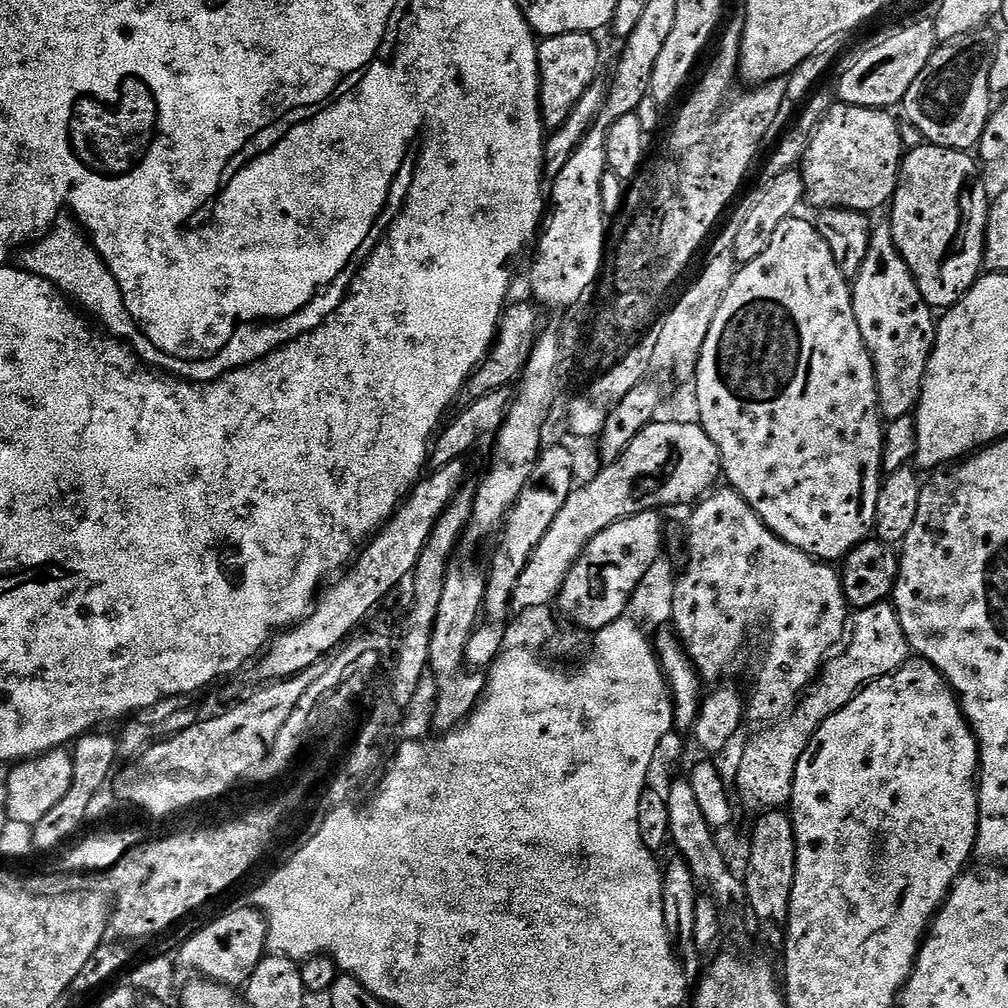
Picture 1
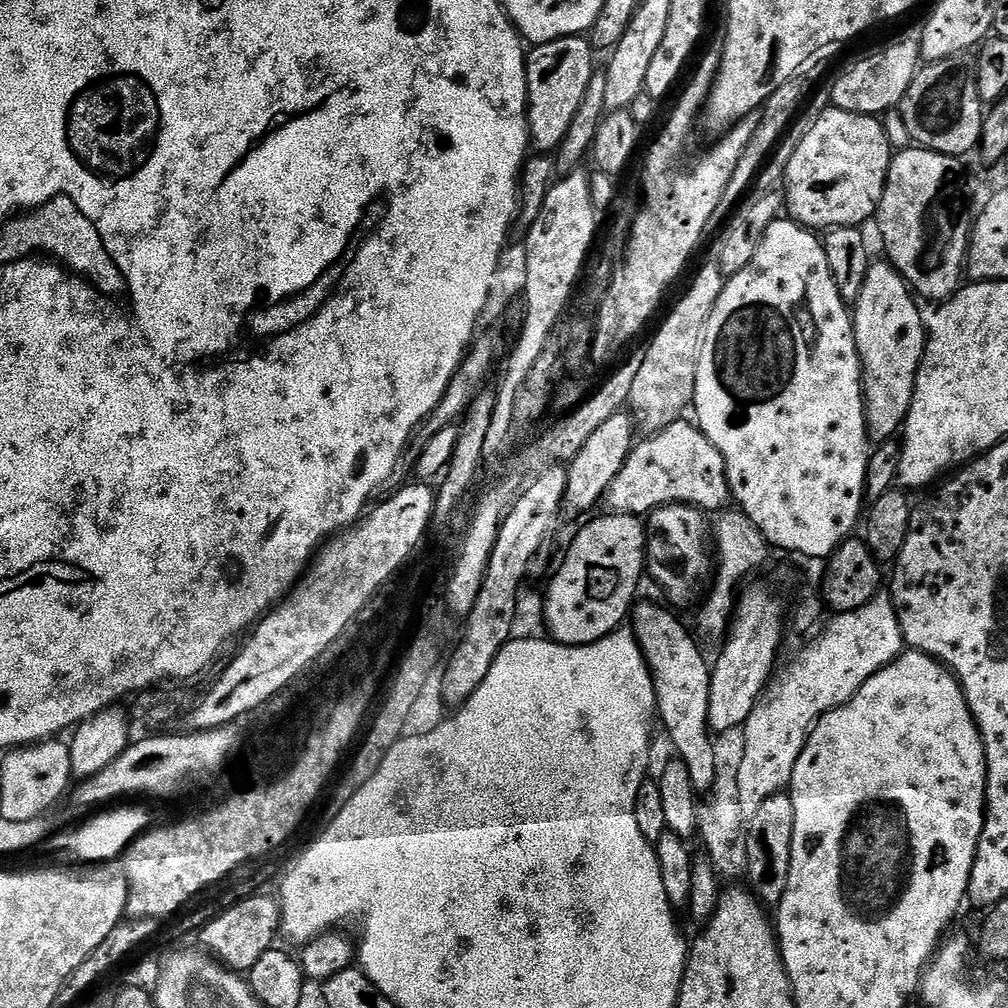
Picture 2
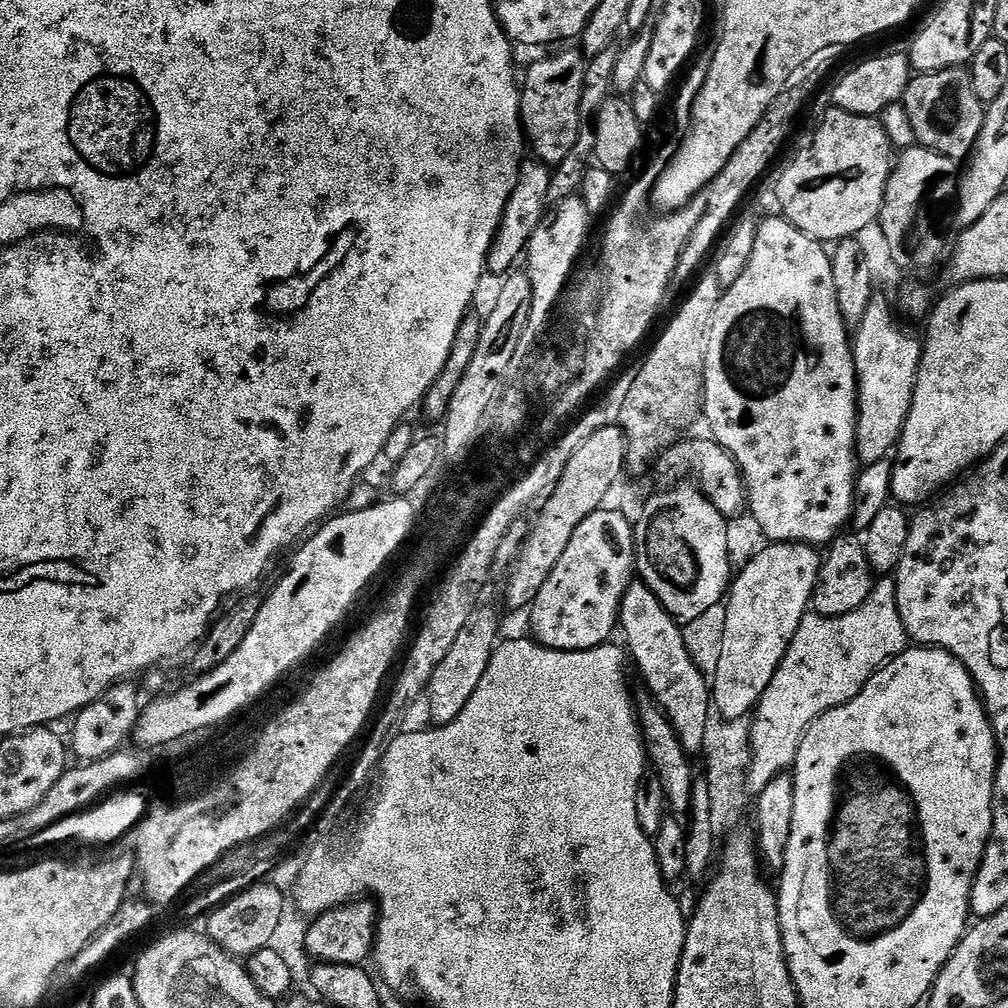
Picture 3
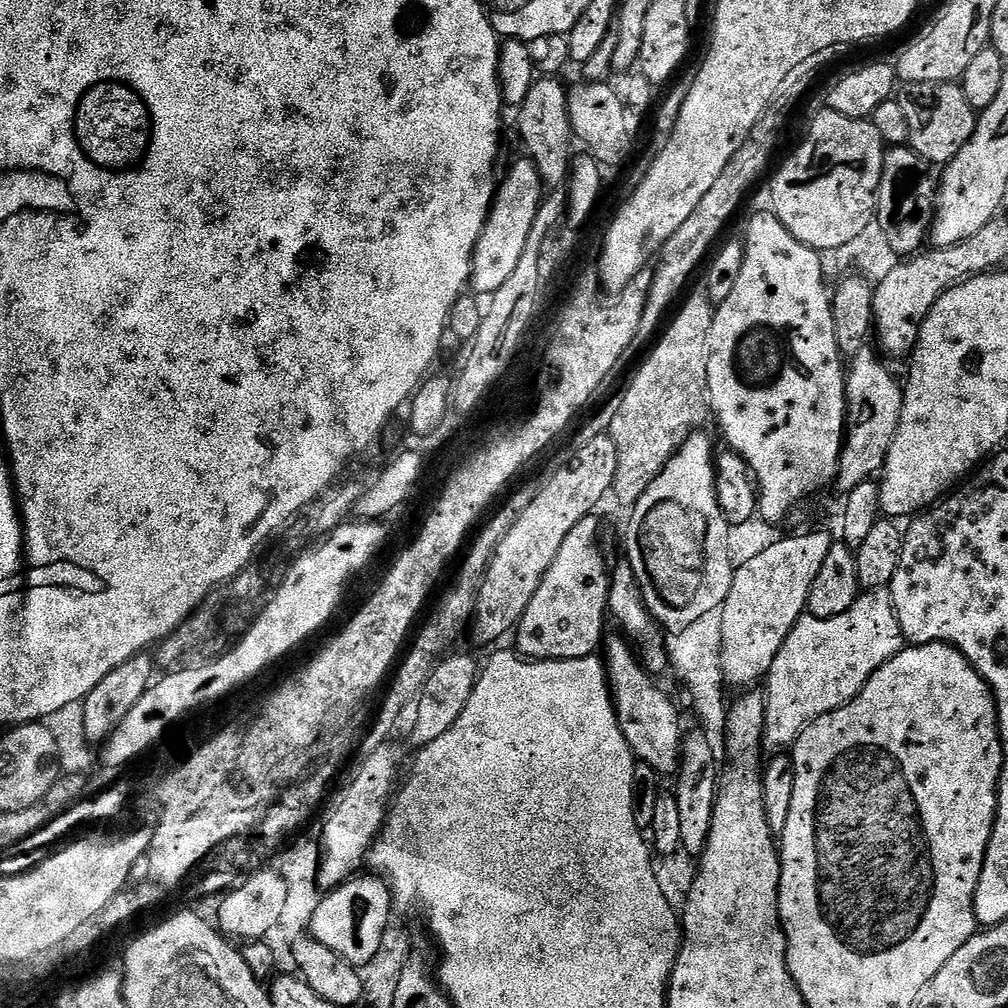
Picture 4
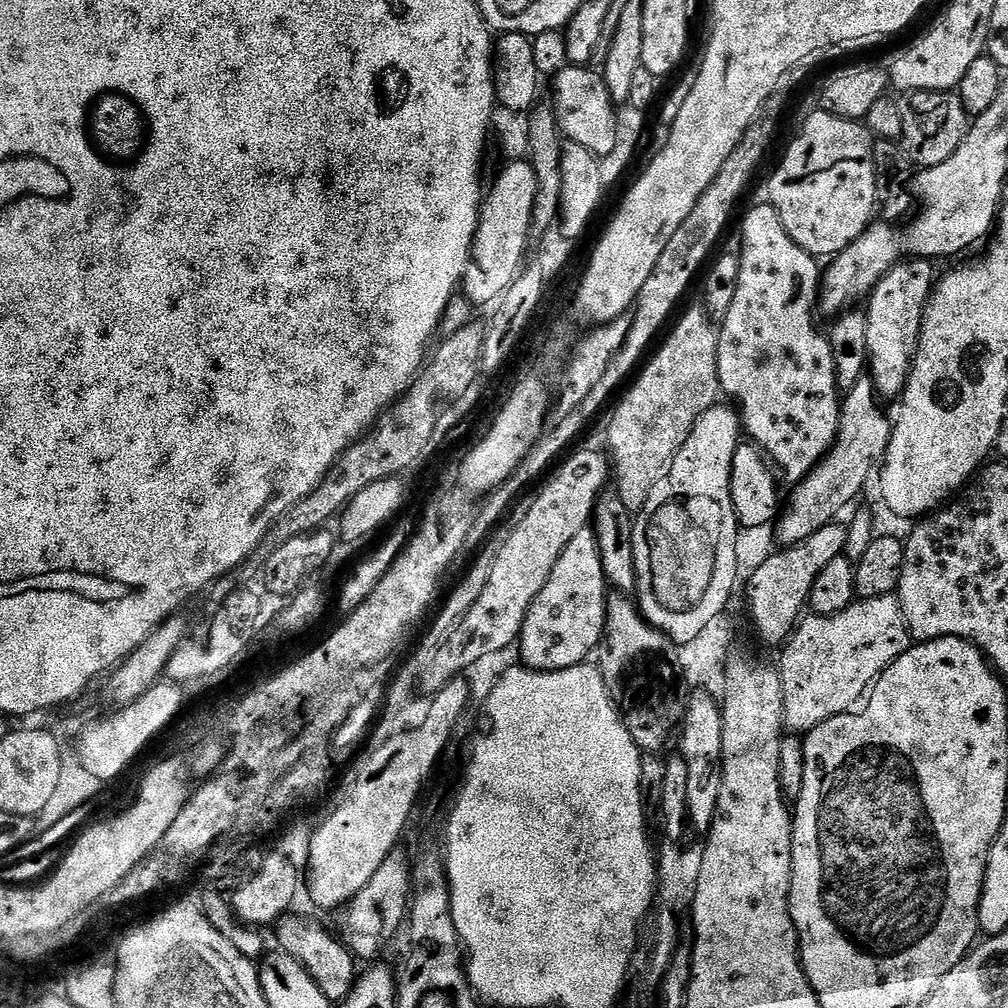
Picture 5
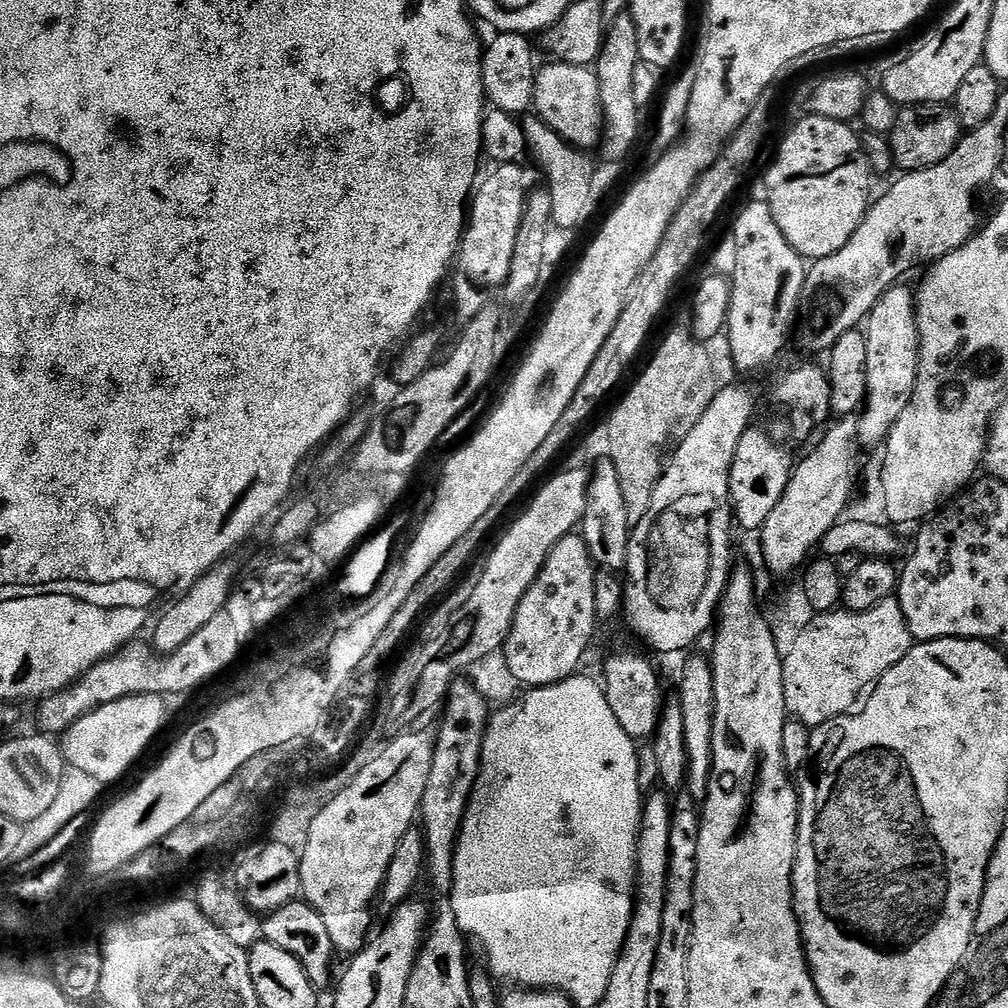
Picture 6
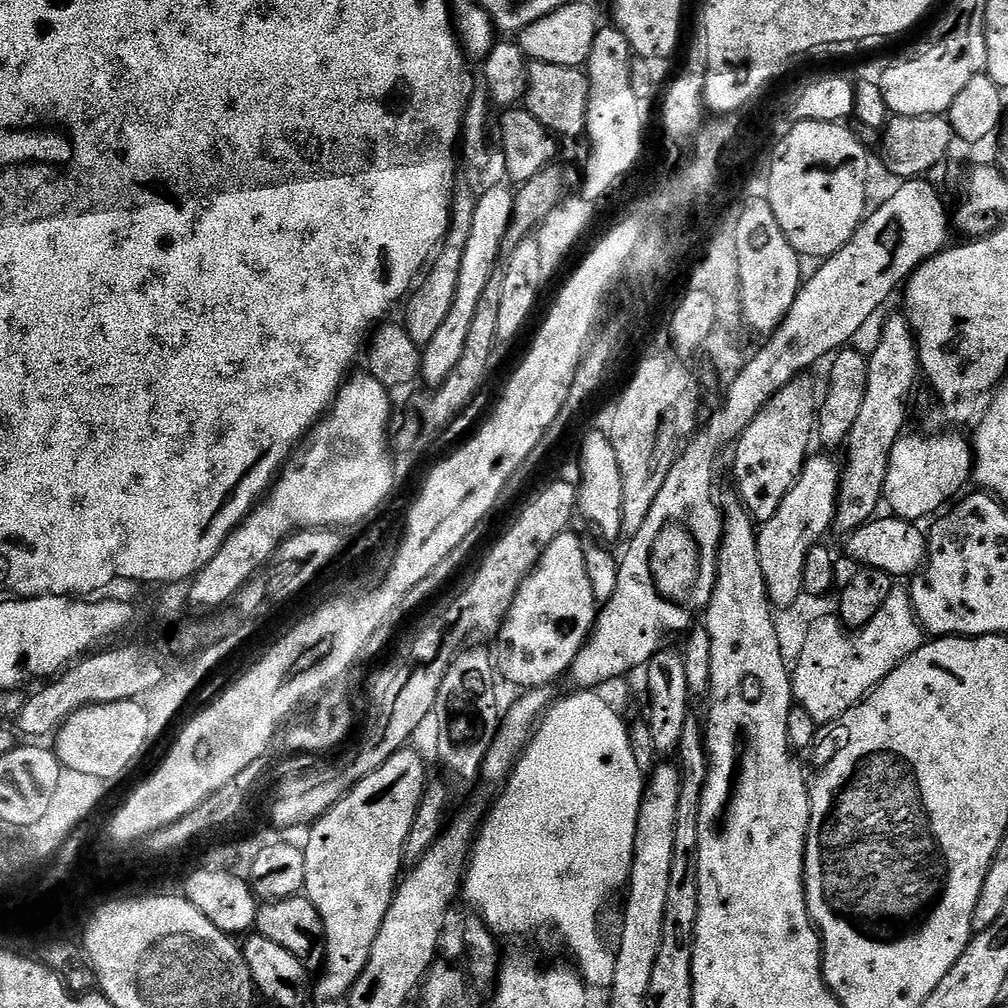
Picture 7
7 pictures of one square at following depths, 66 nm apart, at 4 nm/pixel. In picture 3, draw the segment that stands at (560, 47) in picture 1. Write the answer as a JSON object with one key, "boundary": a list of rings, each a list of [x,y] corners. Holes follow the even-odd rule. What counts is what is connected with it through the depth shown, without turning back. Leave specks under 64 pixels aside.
{"boundary":[[[574,48],[536,61],[522,78],[520,122],[531,157],[555,168],[574,148],[582,123],[579,116],[581,95],[585,85],[587,61]]]}

